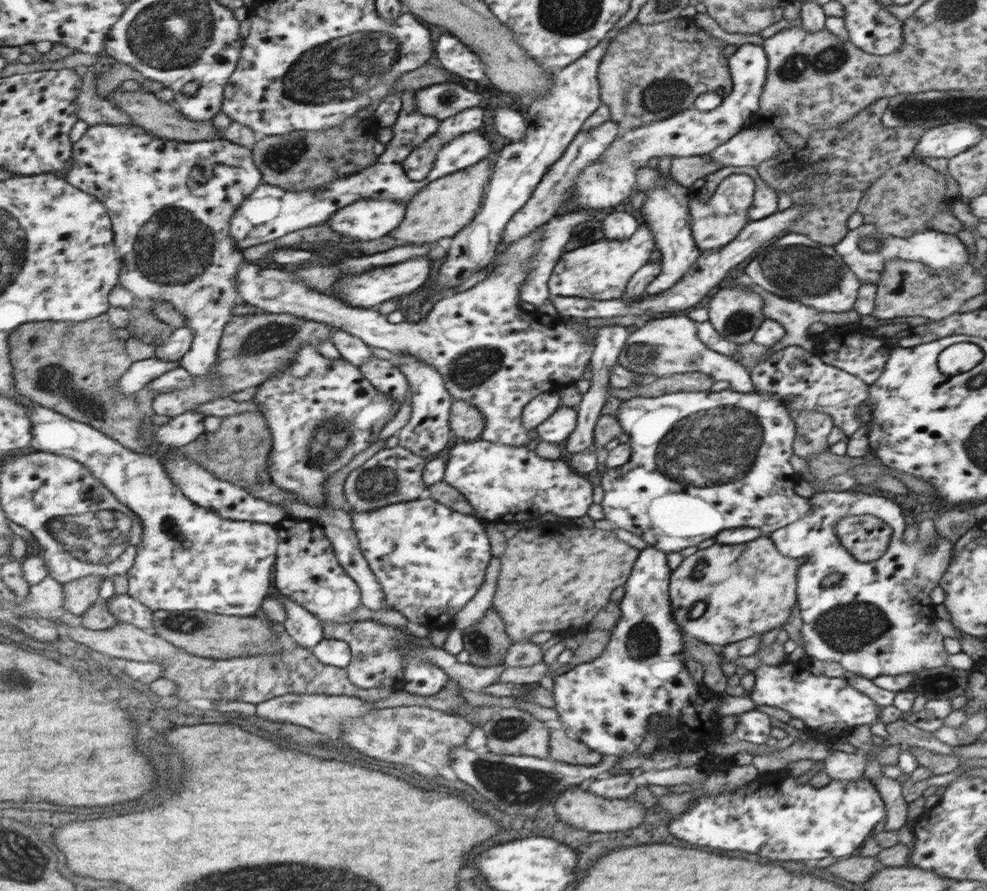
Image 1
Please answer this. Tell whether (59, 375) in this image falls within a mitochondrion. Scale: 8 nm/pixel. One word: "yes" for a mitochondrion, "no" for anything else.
yes

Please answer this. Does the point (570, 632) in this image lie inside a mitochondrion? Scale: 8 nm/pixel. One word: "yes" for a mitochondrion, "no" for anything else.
no

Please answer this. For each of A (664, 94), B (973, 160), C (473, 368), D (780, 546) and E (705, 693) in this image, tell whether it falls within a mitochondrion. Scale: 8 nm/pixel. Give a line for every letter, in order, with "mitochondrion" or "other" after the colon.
A: mitochondrion
B: other
C: mitochondrion
D: other
E: other

